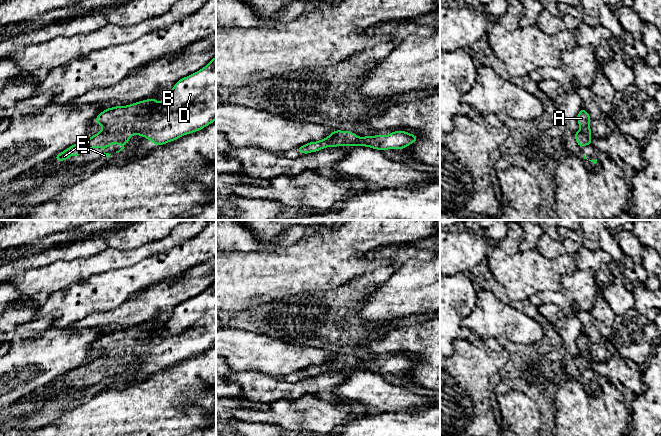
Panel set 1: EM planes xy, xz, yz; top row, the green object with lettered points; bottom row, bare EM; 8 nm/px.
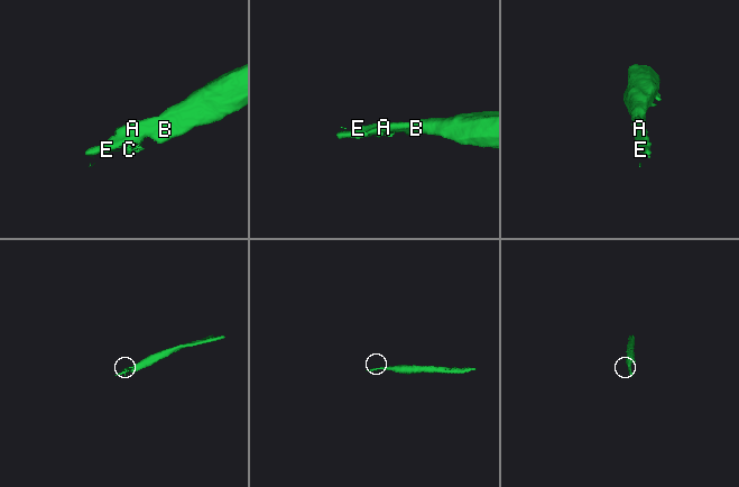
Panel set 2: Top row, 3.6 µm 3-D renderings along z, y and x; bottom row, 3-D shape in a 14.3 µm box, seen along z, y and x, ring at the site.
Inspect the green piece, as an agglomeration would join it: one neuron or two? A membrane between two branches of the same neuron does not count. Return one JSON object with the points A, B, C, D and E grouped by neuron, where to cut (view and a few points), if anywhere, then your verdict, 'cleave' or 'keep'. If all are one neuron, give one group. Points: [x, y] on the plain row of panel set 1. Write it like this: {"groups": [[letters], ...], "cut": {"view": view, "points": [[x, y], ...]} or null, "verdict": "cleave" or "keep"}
{"groups": [["A", "B", "C", "D", "E"]], "cut": null, "verdict": "keep"}

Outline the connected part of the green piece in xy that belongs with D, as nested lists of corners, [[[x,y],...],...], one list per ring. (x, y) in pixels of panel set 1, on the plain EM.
[[[216,280],[202,293],[194,298],[190,298],[177,305],[172,312],[171,317],[162,325],[156,326],[156,322],[139,325],[127,330],[116,330],[103,334],[96,342],[95,346],[100,348],[102,355],[85,363],[77,368],[74,368],[54,380],[56,385],[66,385],[69,380],[78,380],[93,372],[107,372],[111,368],[120,368],[123,371],[116,375],[122,375],[126,367],[132,359],[141,359],[144,362],[152,365],[156,370],[161,370],[168,366],[174,365],[181,360],[194,357],[208,350],[216,344]]]

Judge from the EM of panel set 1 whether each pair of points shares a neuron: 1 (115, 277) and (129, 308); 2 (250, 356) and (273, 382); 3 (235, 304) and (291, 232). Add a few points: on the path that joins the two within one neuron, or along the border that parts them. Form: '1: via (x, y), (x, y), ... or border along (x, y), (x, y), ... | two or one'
1: border along (146, 289), (133, 294), (116, 307), (104, 310) | two
2: border along (242, 370), (260, 370), (282, 377) | two
3: border along (302, 237), (283, 247), (267, 244), (257, 250) | two

